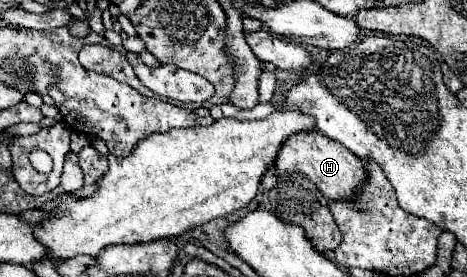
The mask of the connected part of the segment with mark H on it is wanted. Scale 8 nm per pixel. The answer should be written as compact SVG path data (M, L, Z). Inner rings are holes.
M318 131L292 135L282 145L274 173L276 173L276 177L284 175L284 173L288 173L288 175L300 173L300 175L308 177L326 199L334 199L334 201L350 201L360 191L362 183L366 181L366 169L364 169L362 159L358 159L346 147L342 147L340 143L328 139L326 135L322 135Z

